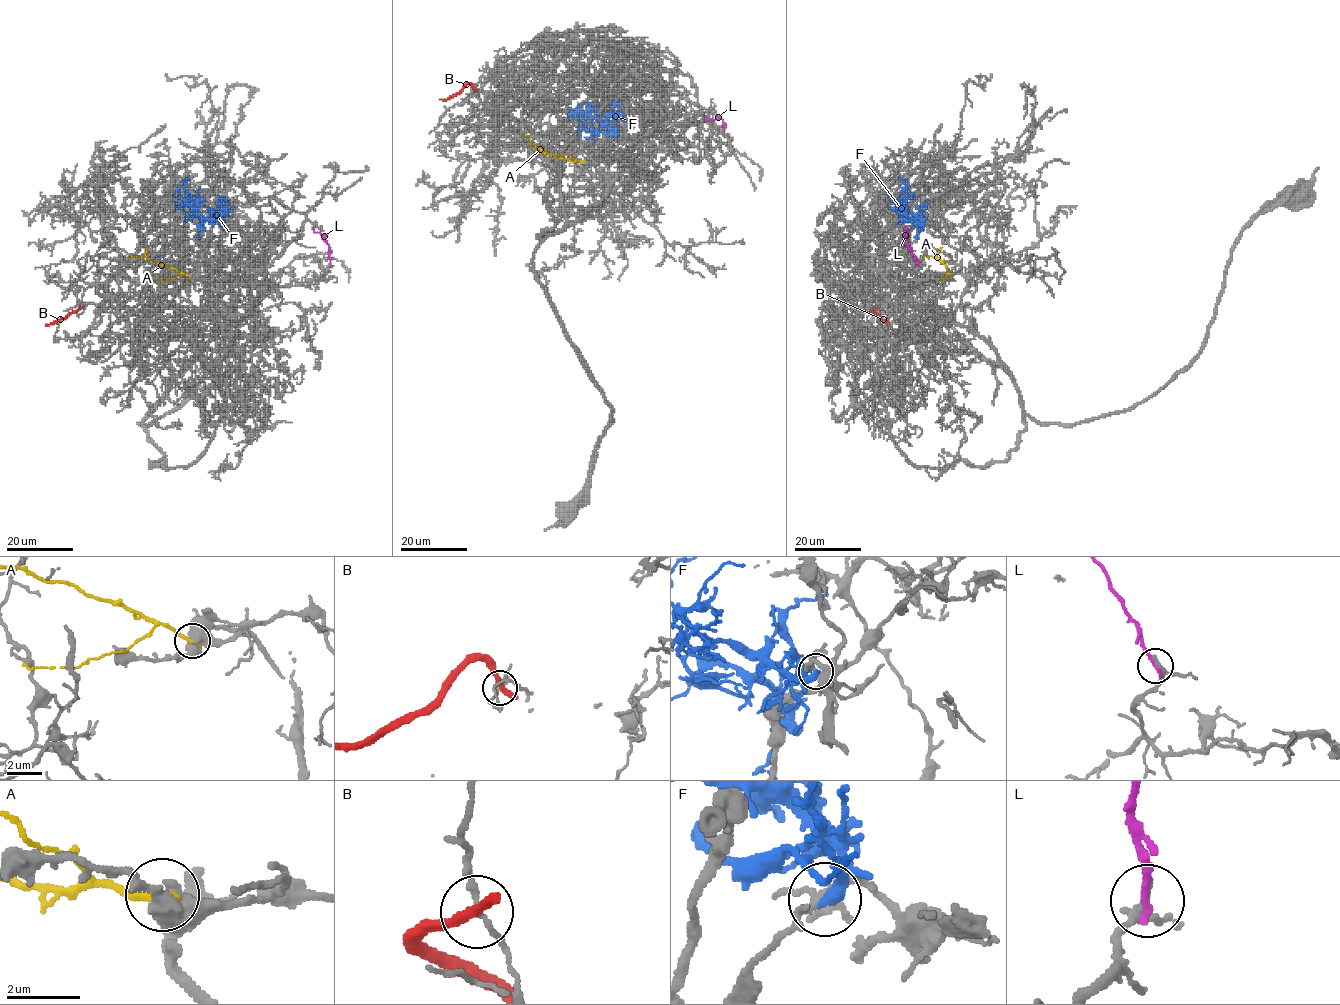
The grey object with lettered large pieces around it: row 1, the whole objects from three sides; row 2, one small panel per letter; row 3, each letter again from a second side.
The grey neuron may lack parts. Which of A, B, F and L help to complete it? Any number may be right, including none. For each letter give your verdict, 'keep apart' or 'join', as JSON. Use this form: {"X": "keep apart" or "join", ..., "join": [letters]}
{"A": "keep apart", "B": "keep apart", "F": "keep apart", "L": "keep apart", "join": []}

